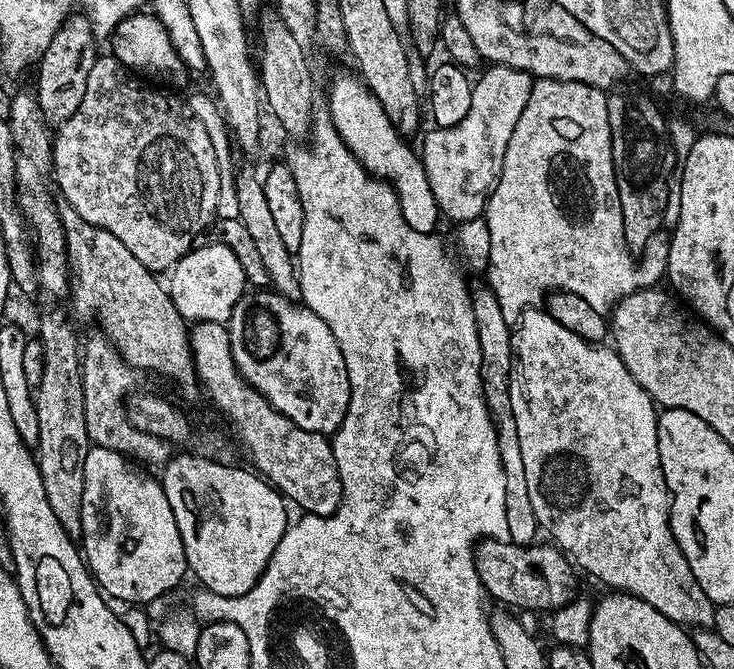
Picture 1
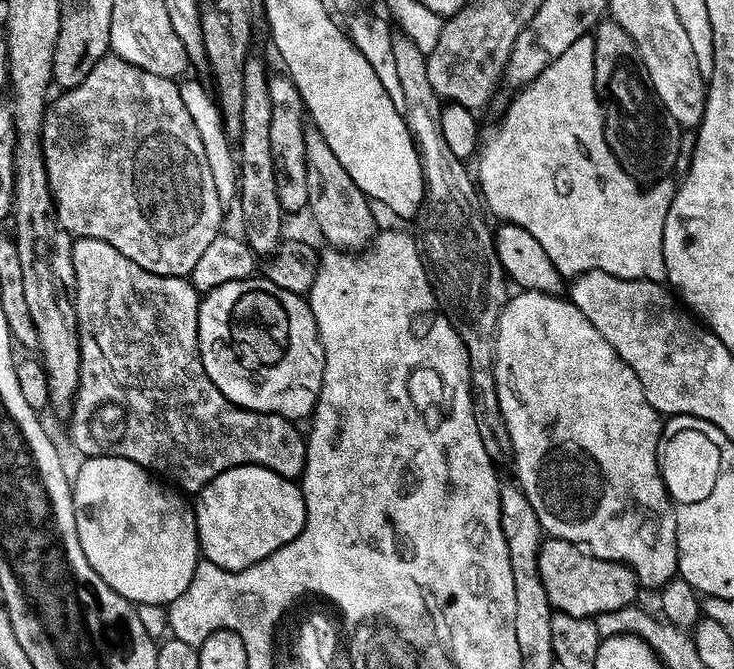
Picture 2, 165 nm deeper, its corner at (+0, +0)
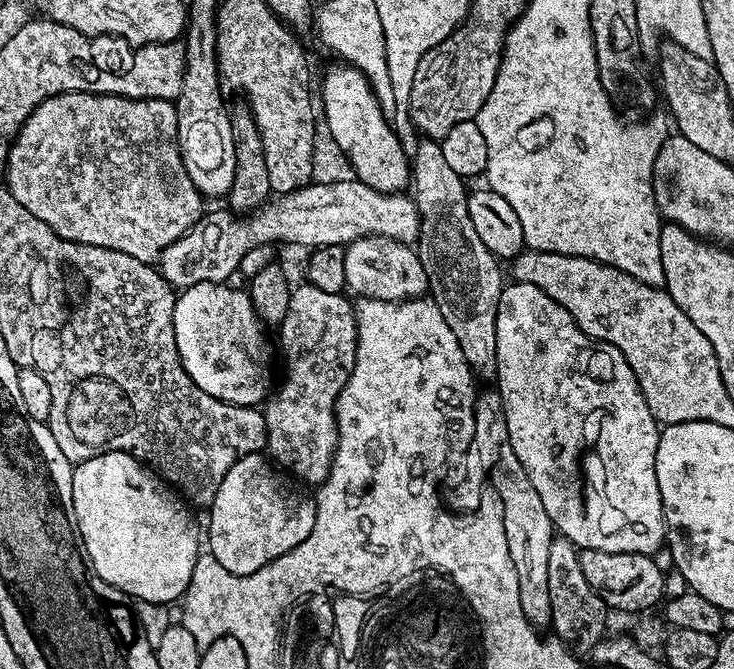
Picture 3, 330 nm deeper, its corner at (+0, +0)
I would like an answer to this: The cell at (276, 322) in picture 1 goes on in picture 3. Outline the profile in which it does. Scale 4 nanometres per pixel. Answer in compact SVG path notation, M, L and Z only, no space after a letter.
M202 282L177 295L174 334L178 354L186 374L190 374L206 394L227 404L256 406L270 392L264 368L260 365L268 356L268 344L264 341L266 328L247 291L228 287L232 286Z

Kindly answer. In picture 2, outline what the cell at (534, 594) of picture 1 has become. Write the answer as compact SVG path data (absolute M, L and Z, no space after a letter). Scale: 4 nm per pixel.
M548 538L541 543L538 574L553 609L571 616L595 618L606 611L622 610L628 605L635 605L638 600L638 581L628 565L592 556L579 544L565 540Z

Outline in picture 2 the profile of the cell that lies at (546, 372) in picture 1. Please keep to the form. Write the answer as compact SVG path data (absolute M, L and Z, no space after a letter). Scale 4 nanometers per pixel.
M517 291L509 295L502 314L498 318L496 331L496 385L498 386L498 406L502 406L502 418L506 418L506 430L510 430L512 443L511 459L516 460L516 476L518 486L526 494L530 506L534 506L534 514L538 514L541 529L549 537L565 540L571 544L579 544L592 556L603 560L613 560L626 564L636 575L637 581L648 588L660 590L677 575L678 554L676 549L676 514L674 505L669 497L664 480L660 477L660 434L662 431L661 413L655 412L646 402L646 394L642 390L642 382L638 382L638 374L626 366L624 359L594 330L594 326L574 306L571 299L563 295L551 296L541 292Z

